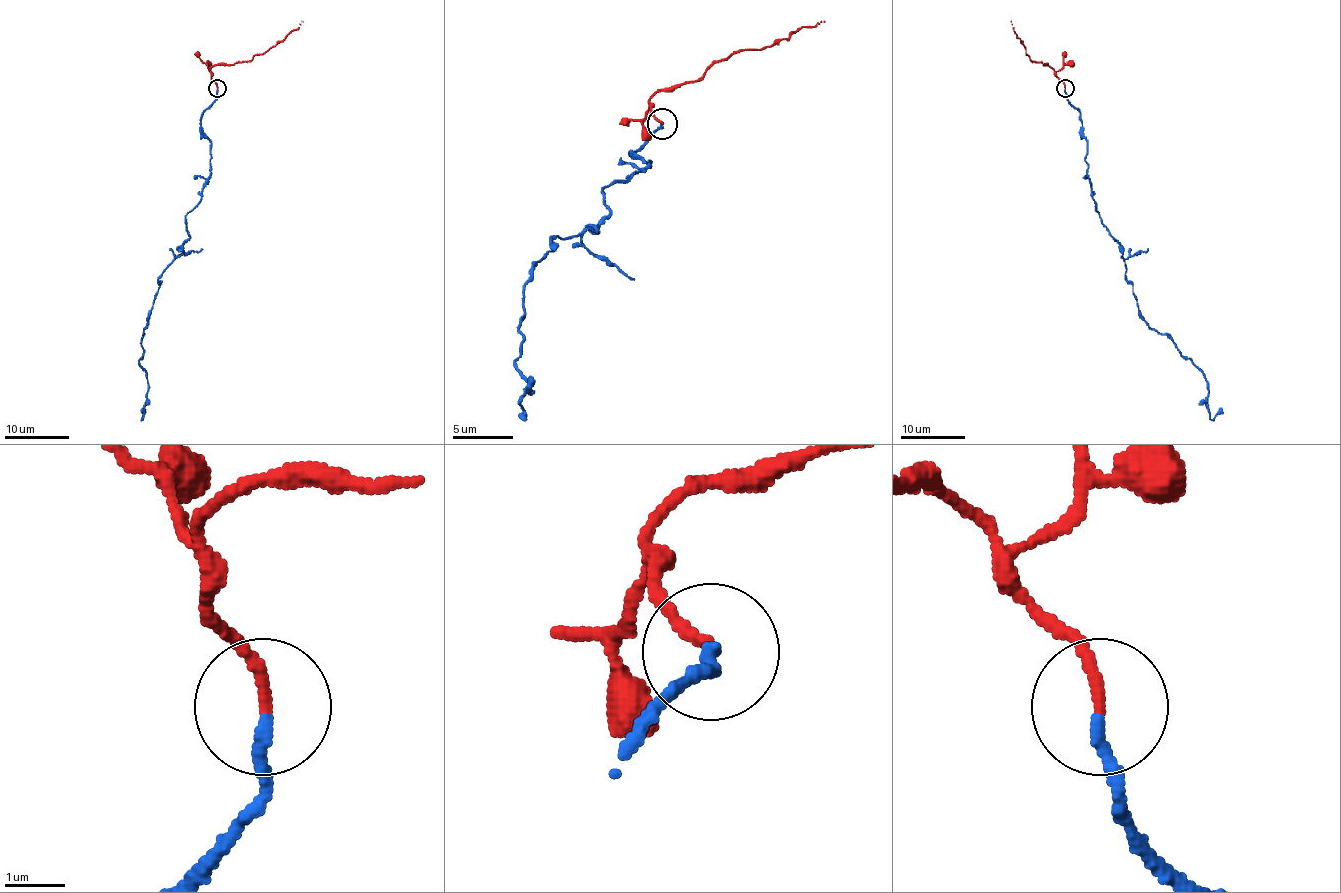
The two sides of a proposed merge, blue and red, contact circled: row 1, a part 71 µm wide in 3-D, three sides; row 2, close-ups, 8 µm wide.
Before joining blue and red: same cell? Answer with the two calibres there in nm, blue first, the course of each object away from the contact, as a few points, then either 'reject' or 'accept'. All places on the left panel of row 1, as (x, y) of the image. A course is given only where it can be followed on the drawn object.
calibres 220 and 200 nm; course blue (217, 89), (201, 117), (211, 177), (185, 216), (188, 238), (159, 278), (143, 328), (142, 407); course red (217, 89), (211, 77), (214, 66), (248, 61), (256, 55), (262, 55), (296, 31), (303, 21); reject

